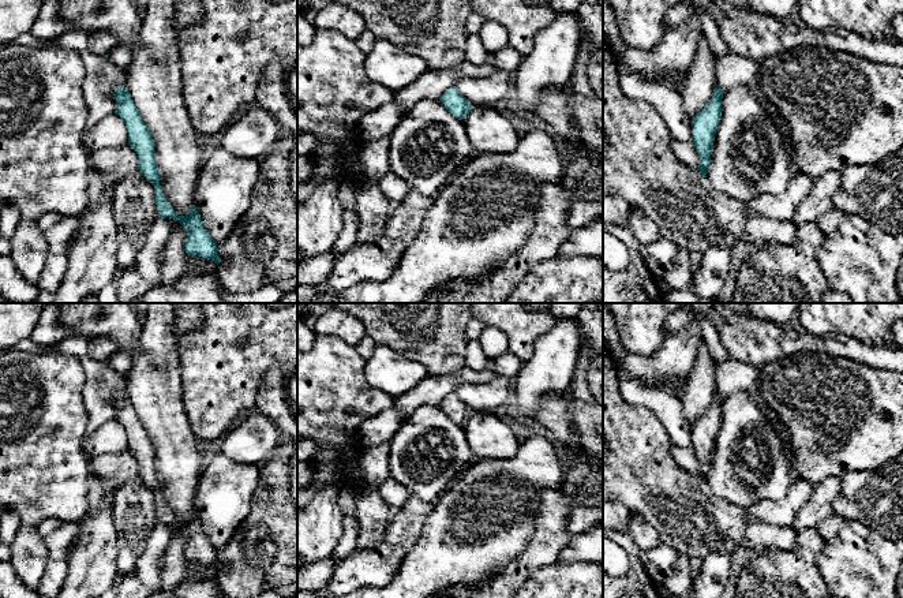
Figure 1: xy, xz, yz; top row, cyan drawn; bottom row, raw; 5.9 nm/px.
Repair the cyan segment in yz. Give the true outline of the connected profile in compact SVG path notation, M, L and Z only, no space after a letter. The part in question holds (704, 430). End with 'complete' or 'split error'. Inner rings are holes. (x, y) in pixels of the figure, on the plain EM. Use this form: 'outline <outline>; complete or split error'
outline M716 390L709 410L692 425L692 446L700 463L698 476L707 483L715 440L722 423L724 397Z; complete

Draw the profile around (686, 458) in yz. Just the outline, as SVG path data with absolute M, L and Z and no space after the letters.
M671 445L670 452L671 452L674 460L682 468L685 468L690 474L698 475L700 463L697 460L693 446L683 448L683 446L678 446L678 445Z

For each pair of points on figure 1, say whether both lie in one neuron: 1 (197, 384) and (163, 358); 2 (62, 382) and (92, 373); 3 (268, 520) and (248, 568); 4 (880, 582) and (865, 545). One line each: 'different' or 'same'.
1: different
2: different
3: same
4: same

